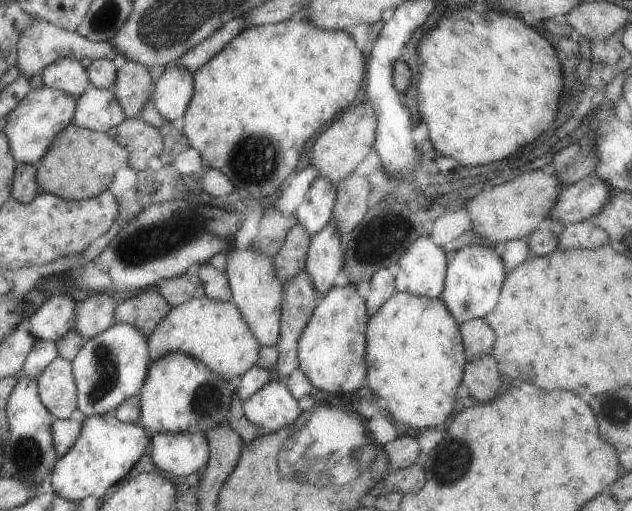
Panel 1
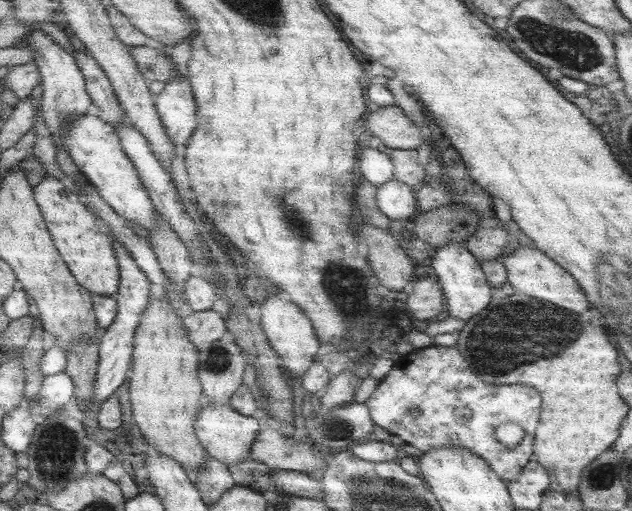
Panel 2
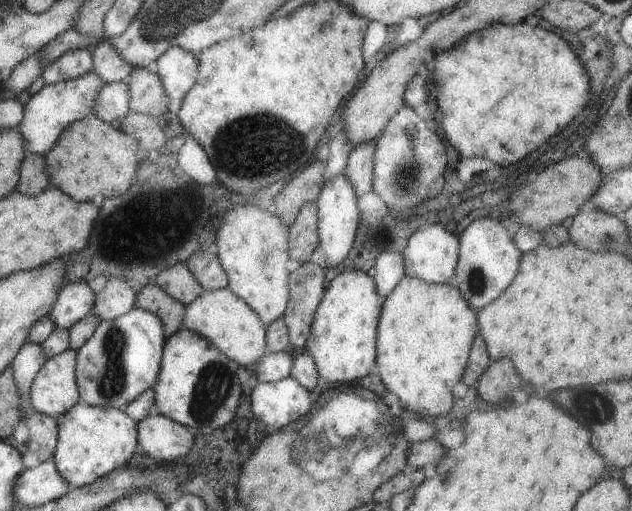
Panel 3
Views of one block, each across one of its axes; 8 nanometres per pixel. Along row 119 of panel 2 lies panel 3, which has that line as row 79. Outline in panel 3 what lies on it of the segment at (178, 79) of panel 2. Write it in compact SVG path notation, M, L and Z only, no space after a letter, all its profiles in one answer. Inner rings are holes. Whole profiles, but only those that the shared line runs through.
M169 48L161 58L155 60L155 66L155 74L161 80L169 104L179 106L197 82L197 56L181 48Z

